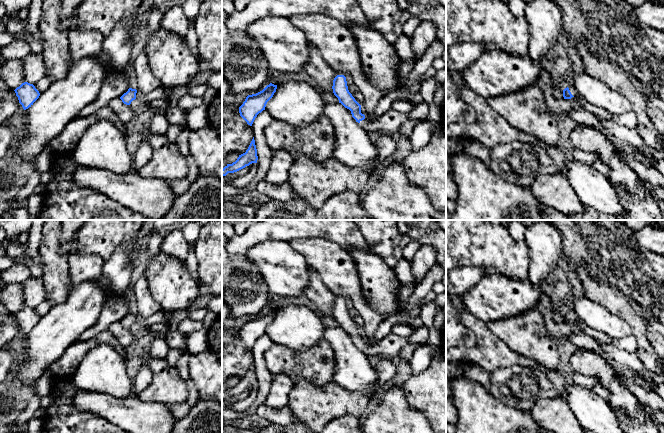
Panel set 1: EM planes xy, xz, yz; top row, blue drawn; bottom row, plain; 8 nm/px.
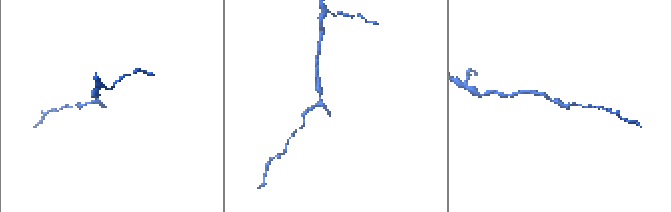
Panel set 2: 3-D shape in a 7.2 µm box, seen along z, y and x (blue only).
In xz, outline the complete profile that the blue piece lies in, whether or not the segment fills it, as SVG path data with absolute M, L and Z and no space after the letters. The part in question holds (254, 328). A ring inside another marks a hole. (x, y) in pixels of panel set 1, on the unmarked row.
M270 307L262 315L246 321L239 331L239 337L248 349L252 350L257 339L265 334L267 326L273 321L276 313L277 309Z

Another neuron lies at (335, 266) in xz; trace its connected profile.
M297 238L290 241L289 244L304 257L309 267L318 272L322 282L338 299L350 299L353 302L355 309L364 320L361 329L365 335L364 339L374 339L375 332L385 318L368 305L363 294L356 264L349 252L325 238Z

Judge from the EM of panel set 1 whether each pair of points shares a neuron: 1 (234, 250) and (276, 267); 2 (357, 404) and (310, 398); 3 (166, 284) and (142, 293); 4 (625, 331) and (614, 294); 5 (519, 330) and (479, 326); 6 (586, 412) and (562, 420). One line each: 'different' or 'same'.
1: different
2: same
3: different
4: different
5: different
6: different

